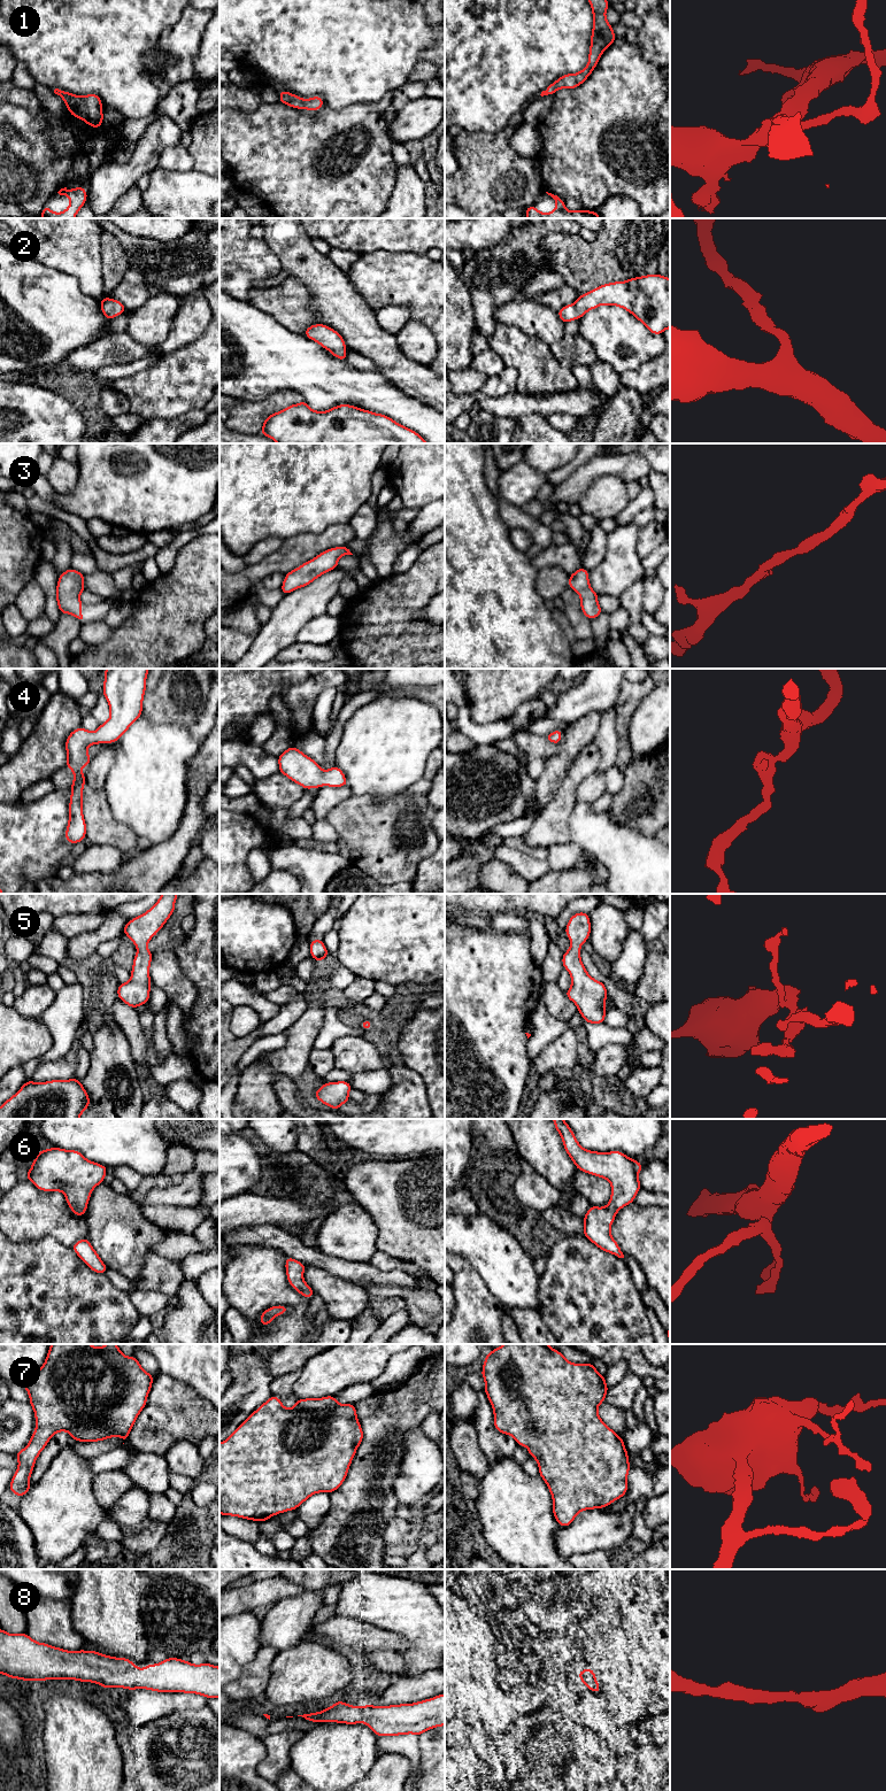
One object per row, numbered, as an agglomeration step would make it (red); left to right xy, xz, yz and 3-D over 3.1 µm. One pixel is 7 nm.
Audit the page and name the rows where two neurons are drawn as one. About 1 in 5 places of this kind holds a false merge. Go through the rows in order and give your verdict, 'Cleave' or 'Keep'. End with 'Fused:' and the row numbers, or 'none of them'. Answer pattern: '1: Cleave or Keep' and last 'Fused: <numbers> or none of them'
1: Keep
2: Keep
3: Keep
4: Keep
5: Keep
6: Keep
7: Keep
8: Keep
Fused: none of them

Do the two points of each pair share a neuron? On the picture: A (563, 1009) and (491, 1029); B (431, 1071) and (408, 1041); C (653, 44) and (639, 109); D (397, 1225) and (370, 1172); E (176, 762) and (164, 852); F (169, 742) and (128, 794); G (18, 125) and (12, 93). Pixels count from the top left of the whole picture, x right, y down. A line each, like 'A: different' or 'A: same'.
A: different
B: same
C: different
D: same
E: different
F: same
G: different

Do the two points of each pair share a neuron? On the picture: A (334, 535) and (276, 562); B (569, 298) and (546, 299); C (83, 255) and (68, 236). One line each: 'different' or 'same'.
A: same
B: same
C: same

